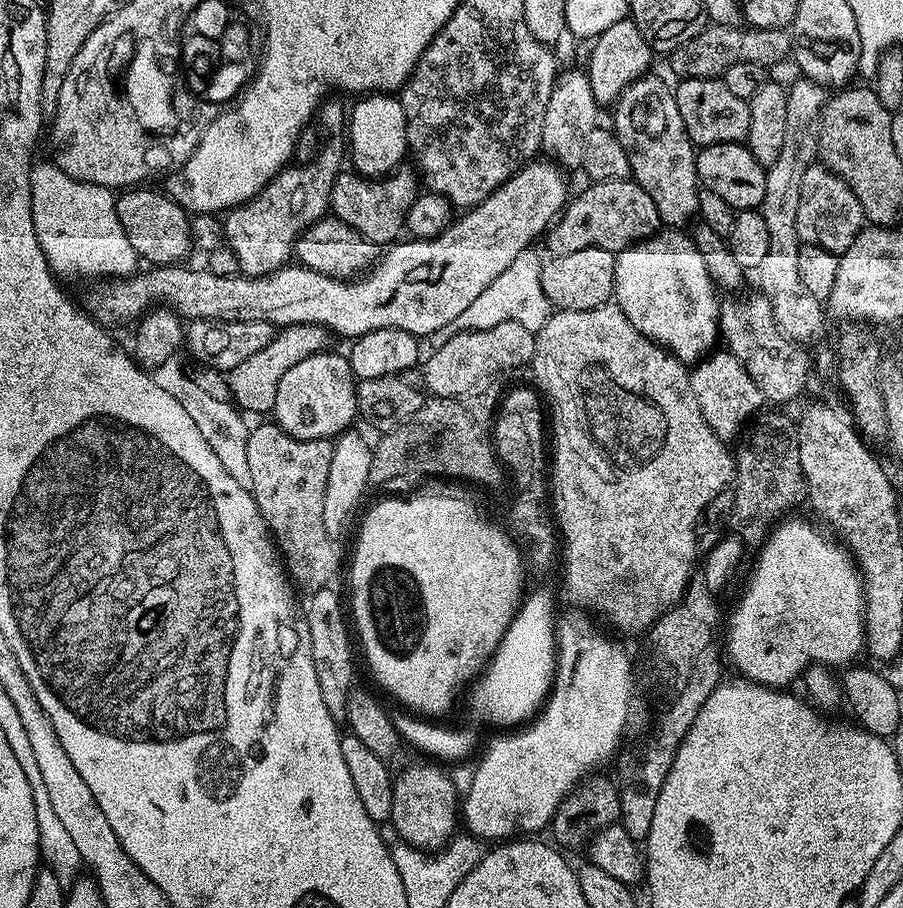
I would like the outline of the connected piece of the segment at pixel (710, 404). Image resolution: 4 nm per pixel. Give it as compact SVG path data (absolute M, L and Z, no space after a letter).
M716 350L703 357L691 369L690 386L694 390L694 398L698 398L698 406L702 406L702 416L714 434L718 434L718 438L725 442L735 441L765 403L764 395L758 386L754 386L742 362L738 362L735 354L727 350Z

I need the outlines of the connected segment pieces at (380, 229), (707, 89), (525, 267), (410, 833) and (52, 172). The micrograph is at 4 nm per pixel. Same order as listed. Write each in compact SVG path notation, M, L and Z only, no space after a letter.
M401 166L379 178L365 178L355 171L341 170L334 178L334 186L330 190L328 206L331 215L346 222L346 226L350 226L371 244L391 245L399 237L396 235L405 231L404 219L418 195L418 176L409 168Z
M720 78L681 79L674 91L678 114L686 126L686 134L693 145L705 148L711 144L738 144L747 141L750 134L750 106L747 100L737 98Z
M528 249L518 254L506 270L498 274L493 282L486 286L485 290L479 294L460 314L455 318L449 327L436 330L428 338L431 349L441 348L456 332L472 331L474 329L490 329L491 326L498 326L501 322L514 321L526 326L531 332L540 332L542 326L546 326L554 309L542 291L541 266L543 259L539 257L535 249Z
M424 762L428 764L408 764L404 769L399 773L398 771L395 773L394 779L392 781L392 785L394 786L394 810L392 811L392 818L390 821L390 827L393 828L394 831L397 832L399 839L406 844L413 844L416 848L420 849L421 852L439 852L441 848L444 847L445 844L448 843L449 840L452 839L453 836L457 835L458 828L456 828L456 820L458 824L458 796L456 800L456 784L451 780L450 777L447 776L446 773L443 772L441 765L436 762Z
M51 162L37 163L33 167L32 217L34 218L34 234L38 236L38 246L42 246L42 254L46 254L48 264L57 277L73 276L76 280L96 280L99 276L127 278L137 271L136 251L134 246L130 246L130 238L126 238L126 230L122 230L122 222L118 222L116 197L117 193L113 189L70 178L70 174L58 170L56 165Z

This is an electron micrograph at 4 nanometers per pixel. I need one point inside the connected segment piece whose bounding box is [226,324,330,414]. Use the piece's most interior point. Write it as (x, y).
(254, 384)

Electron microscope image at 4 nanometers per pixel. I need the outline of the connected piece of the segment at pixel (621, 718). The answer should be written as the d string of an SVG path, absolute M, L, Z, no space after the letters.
M587 615L568 616L558 624L558 663L555 672L555 683L551 687L551 693L546 703L540 708L538 715L527 726L519 730L509 731L507 734L496 734L488 744L484 753L479 753L480 761L476 764L476 773L472 776L472 785L468 788L468 797L462 800L462 820L468 823L467 831L477 838L483 838L488 842L507 842L513 838L524 838L529 834L540 834L547 829L556 816L559 806L589 774L595 773L595 768L600 768L612 755L615 757L621 751L620 739L628 728L628 719L632 716L632 703L636 700L636 676L632 673L632 660L628 652L620 644L615 644L608 636L603 636Z

